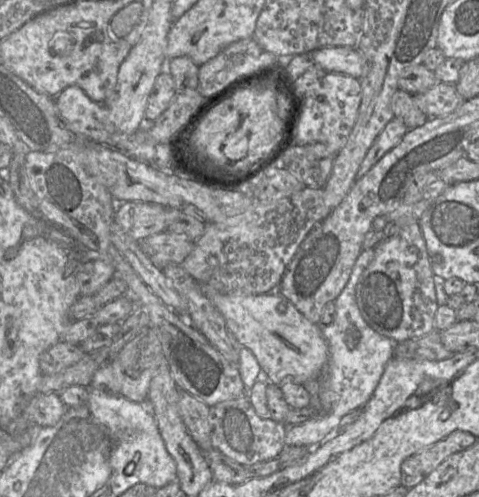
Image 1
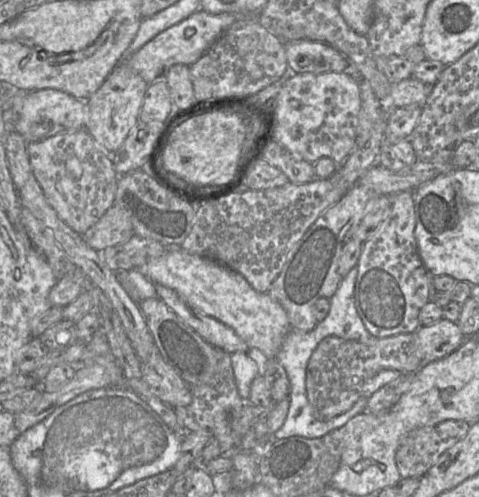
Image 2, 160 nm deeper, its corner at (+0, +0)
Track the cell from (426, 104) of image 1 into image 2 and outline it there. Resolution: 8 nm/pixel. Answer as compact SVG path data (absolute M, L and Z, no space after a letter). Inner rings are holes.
M413 77L392 83L390 94L381 100L382 109L389 114L396 109L409 105L423 107L431 94L433 85L428 85Z

